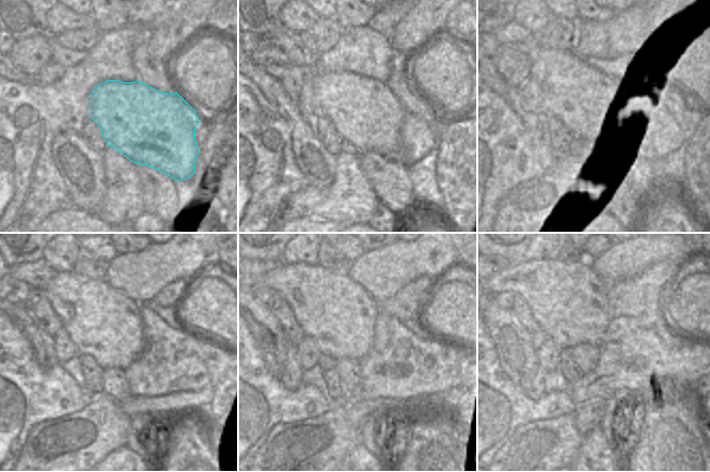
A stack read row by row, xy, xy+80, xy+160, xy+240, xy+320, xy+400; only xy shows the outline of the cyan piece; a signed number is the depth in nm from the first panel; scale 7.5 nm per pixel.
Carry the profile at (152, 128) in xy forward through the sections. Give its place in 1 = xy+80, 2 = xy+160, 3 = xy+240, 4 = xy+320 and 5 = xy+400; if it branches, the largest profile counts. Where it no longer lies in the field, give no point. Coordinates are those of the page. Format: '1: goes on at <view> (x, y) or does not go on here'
1: goes on at xy+80 (366, 114)
2: goes on at xy+160 (594, 106)
3: goes on at xy+240 (101, 321)
4: goes on at xy+320 (334, 311)
5: goes on at xy+400 (568, 300)

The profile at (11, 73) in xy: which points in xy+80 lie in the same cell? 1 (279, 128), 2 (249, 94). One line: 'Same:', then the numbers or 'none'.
Same: none

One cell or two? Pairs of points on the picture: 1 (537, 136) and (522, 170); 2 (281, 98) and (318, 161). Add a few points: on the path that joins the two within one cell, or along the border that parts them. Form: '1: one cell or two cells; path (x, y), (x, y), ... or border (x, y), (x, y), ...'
1: two cells; border (523, 122), (535, 146), (549, 146), (551, 148)
2: one cell; path (293, 114), (300, 127), (304, 145)

